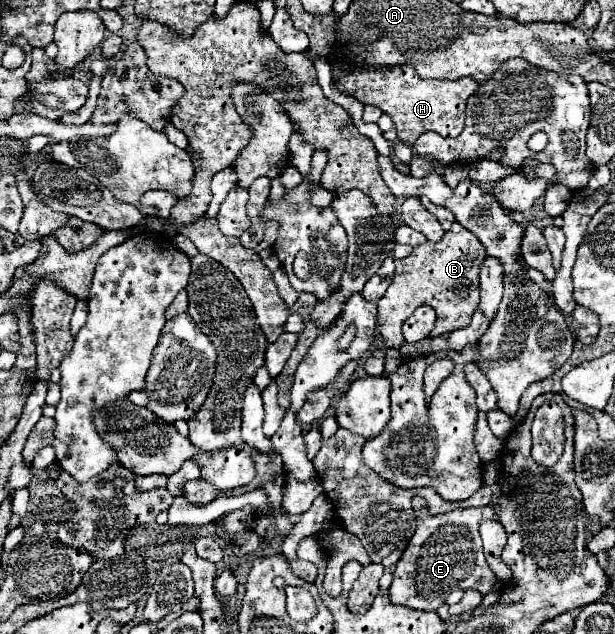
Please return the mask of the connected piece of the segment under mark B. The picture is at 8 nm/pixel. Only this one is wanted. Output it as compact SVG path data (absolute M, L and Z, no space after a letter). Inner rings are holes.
M454 222L452 230L444 234L440 242L426 242L412 250L408 258L396 260L392 284L378 302L378 330L388 348L400 348L404 342L402 324L420 304L428 304L436 310L438 320L430 336L442 336L470 324L472 314L480 302L478 272L486 258L486 250L474 234Z

